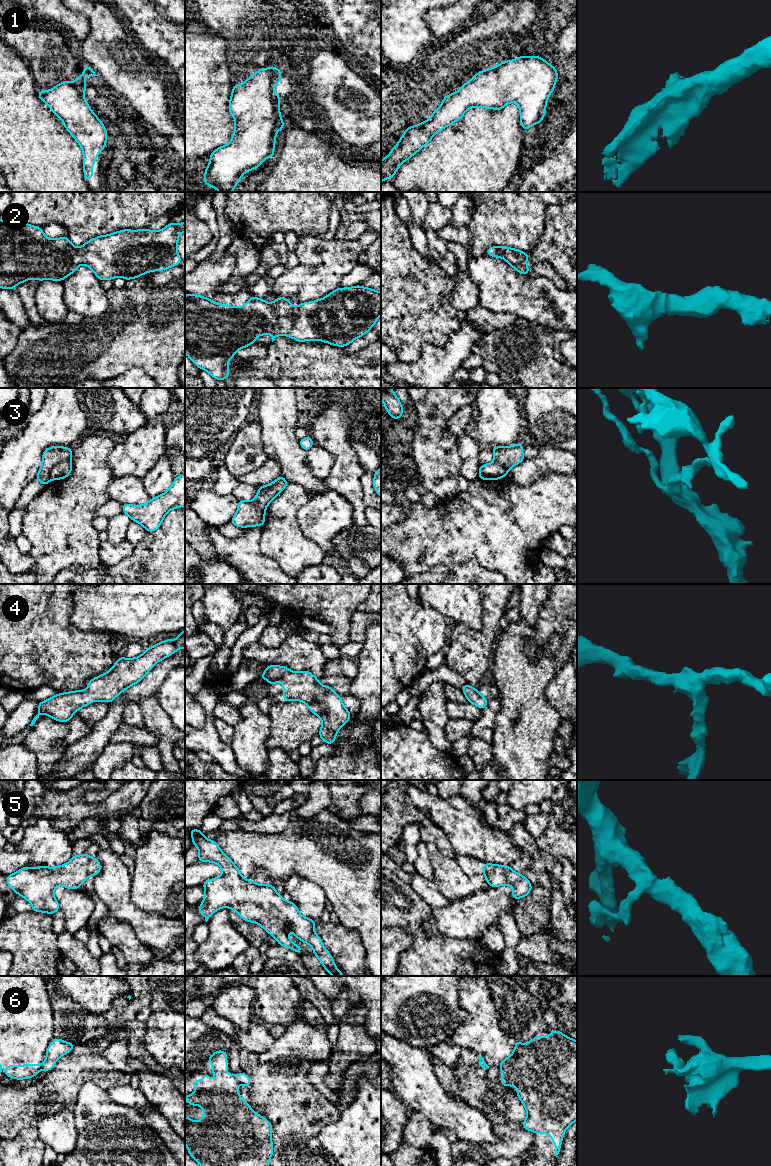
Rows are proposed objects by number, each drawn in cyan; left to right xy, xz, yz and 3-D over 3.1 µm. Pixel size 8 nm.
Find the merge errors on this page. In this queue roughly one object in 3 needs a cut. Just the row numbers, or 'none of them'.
3, 6

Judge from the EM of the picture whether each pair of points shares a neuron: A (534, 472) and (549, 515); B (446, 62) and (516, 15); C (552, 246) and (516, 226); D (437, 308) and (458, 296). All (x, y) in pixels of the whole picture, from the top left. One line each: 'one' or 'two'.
A: two
B: one
C: two
D: two

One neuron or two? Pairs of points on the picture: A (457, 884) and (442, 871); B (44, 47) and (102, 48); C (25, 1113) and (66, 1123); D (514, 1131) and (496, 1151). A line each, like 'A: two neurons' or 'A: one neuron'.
A: one neuron
B: two neurons
C: two neurons
D: one neuron

